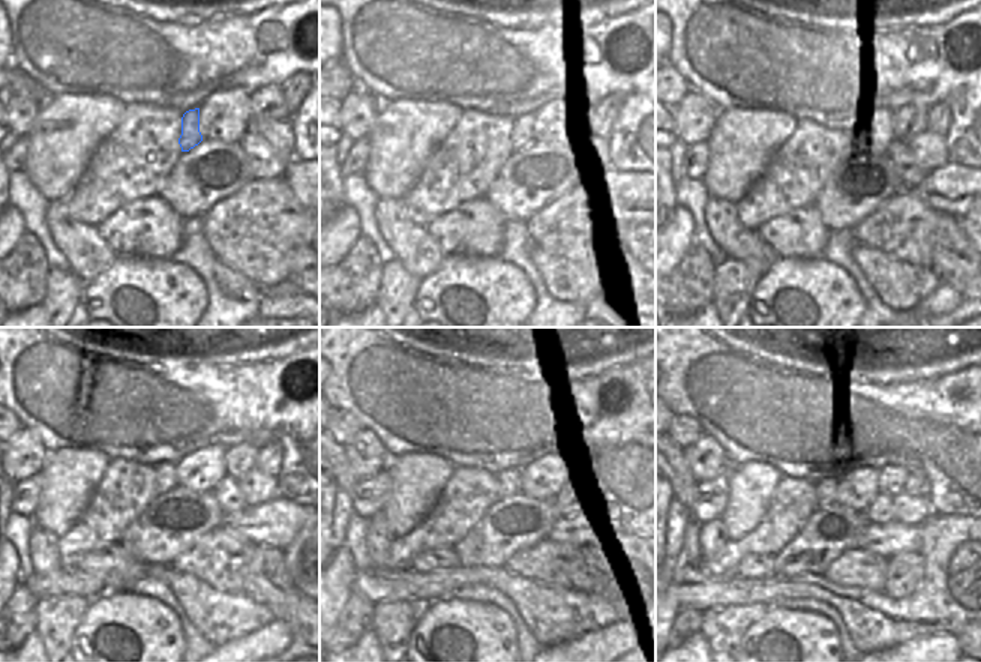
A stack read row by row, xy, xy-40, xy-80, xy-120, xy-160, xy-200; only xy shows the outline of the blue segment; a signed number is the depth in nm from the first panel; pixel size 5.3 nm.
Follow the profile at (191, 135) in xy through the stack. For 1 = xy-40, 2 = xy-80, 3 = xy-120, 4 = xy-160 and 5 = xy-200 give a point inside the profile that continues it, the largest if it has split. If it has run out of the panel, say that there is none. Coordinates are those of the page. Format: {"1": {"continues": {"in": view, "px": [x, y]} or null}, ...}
{"1": {"continues": {"in": "xy-40", "px": [522, 134]}}, "2": {"continues": {"in": "xy-80", "px": [849, 143]}}, "3": {"continues": {"in": "xy-120", "px": [168, 478]}}, "4": {"continues": {"in": "xy-160", "px": [507, 481]}}, "5": {"continues": {"in": "xy-200", "px": [830, 485]}}}

